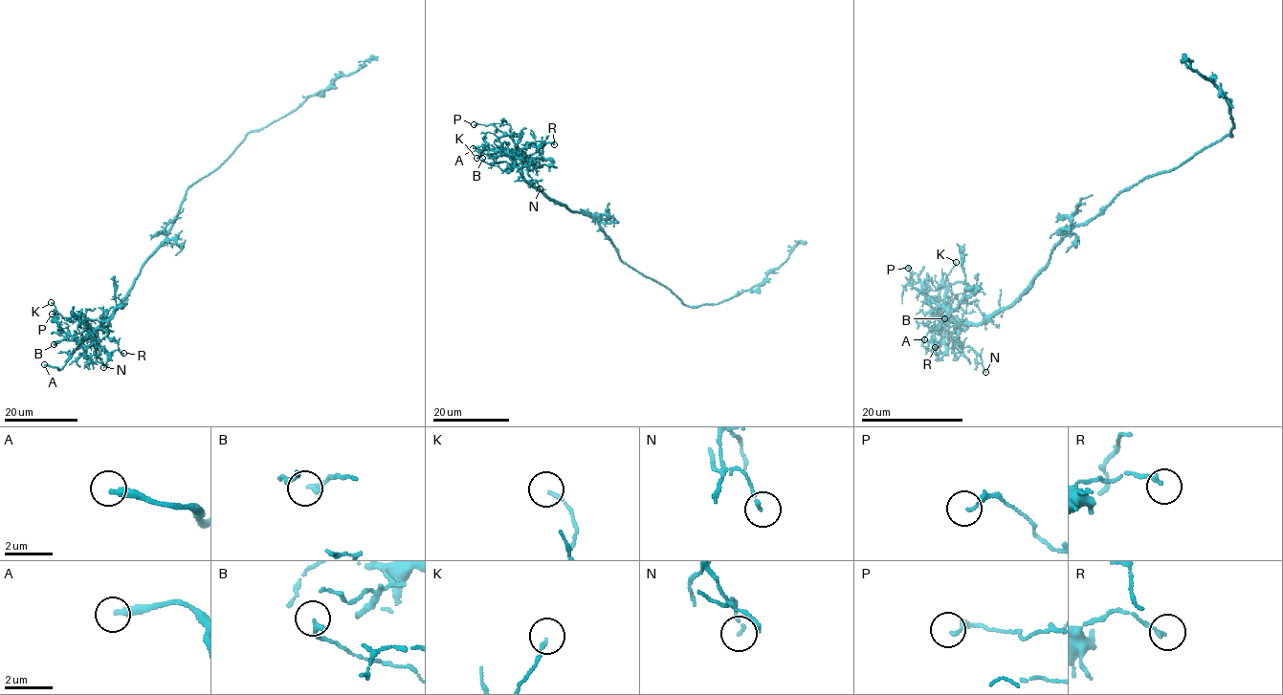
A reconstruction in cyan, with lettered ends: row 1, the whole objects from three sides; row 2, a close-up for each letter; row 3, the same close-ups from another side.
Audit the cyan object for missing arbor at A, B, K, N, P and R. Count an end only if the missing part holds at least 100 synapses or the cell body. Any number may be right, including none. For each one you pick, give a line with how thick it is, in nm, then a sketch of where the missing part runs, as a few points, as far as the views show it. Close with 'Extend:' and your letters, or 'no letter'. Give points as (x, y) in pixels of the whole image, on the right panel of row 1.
A: calibre 320 nm
Extend: A

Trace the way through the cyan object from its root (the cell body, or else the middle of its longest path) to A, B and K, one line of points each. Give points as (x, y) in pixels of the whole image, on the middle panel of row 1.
A: (616, 248), (596, 219), (556, 204), (524, 179), (507, 156), (492, 158), (484, 146), (473, 148)
B: (616, 248), (596, 219), (556, 204), (524, 179), (521, 169), (514, 162), (510, 167), (502, 170), (482, 158)
K: (616, 248), (600, 227), (599, 221), (556, 204), (524, 179), (505, 153), (487, 148), (476, 158)

